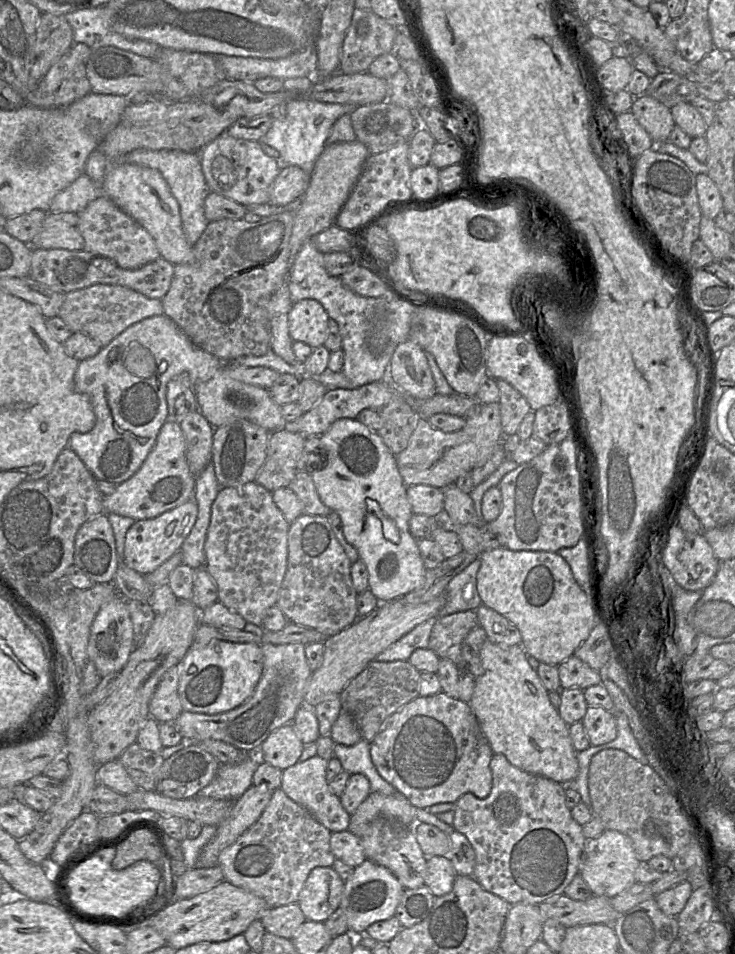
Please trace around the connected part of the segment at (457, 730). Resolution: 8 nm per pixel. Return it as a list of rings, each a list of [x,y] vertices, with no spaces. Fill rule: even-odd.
[[[442,691],[432,696],[418,696],[405,704],[386,719],[377,735],[370,742],[371,759],[381,777],[391,784],[396,792],[404,795],[414,807],[419,809],[428,809],[438,803],[456,803],[462,795],[468,792],[474,794],[478,798],[487,797],[492,789],[493,778],[490,762],[493,754],[494,752],[480,728],[479,722],[470,704],[459,698],[452,698]]]

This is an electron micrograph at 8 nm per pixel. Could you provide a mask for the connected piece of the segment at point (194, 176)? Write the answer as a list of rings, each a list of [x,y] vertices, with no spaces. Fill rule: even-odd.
[[[137,149],[127,154],[122,161],[158,170],[167,182],[172,195],[179,204],[183,232],[190,245],[194,246],[210,221],[204,214],[204,200],[210,193],[200,163],[200,155],[175,150],[153,151]]]

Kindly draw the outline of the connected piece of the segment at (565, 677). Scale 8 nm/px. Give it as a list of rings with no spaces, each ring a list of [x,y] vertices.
[[[575,655],[563,661],[558,670],[562,689],[578,687],[585,690],[601,684],[599,671],[592,669]]]

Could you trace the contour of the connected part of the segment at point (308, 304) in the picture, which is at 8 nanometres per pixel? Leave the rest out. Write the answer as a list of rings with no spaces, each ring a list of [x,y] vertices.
[[[312,299],[292,305],[288,314],[288,331],[294,342],[302,342],[315,349],[327,338],[329,316],[323,306]]]

